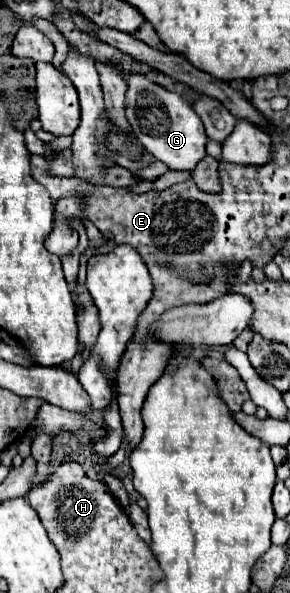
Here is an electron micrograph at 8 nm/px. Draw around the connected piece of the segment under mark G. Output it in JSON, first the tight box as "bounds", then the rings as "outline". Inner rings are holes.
{"bounds":[126,74,206,172],"outline":[[[128,74],[126,82],[126,120],[132,126],[138,142],[168,168],[192,172],[196,168],[196,162],[200,162],[200,158],[204,158],[206,154],[206,132],[200,116],[182,98],[182,94],[176,94],[152,82],[146,74]],[[148,98],[152,98],[152,102],[148,102]]]}

